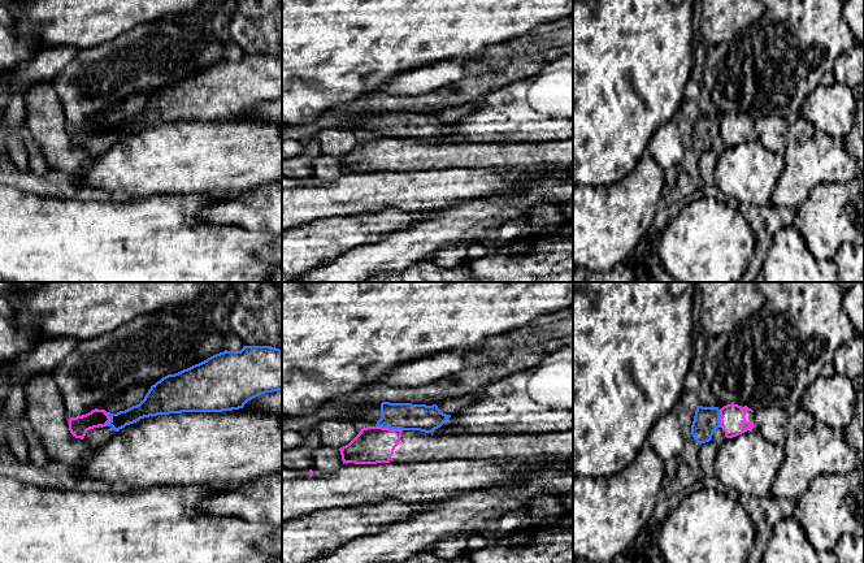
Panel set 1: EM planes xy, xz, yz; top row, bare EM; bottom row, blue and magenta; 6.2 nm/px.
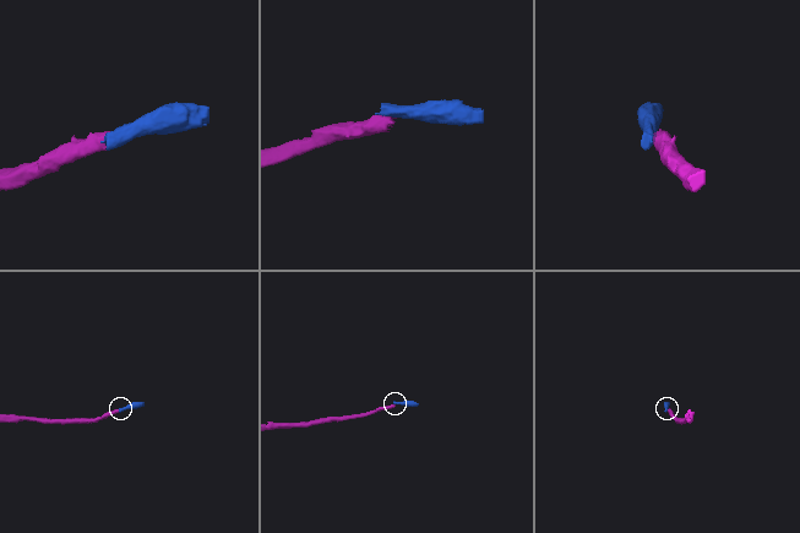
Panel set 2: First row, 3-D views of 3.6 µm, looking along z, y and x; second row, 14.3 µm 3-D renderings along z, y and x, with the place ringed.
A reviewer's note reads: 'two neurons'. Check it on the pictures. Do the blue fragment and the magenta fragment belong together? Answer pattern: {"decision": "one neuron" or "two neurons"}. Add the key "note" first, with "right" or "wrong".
{"note": "right", "decision": "two neurons"}

